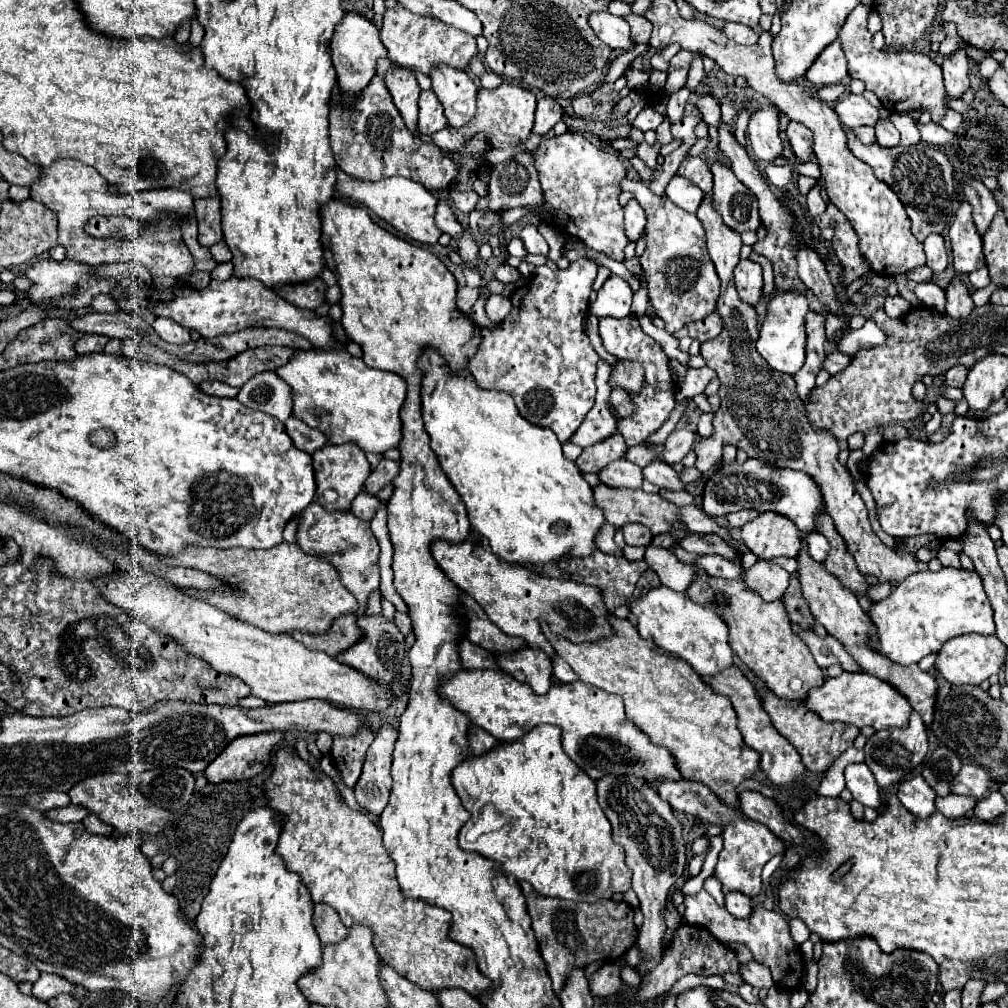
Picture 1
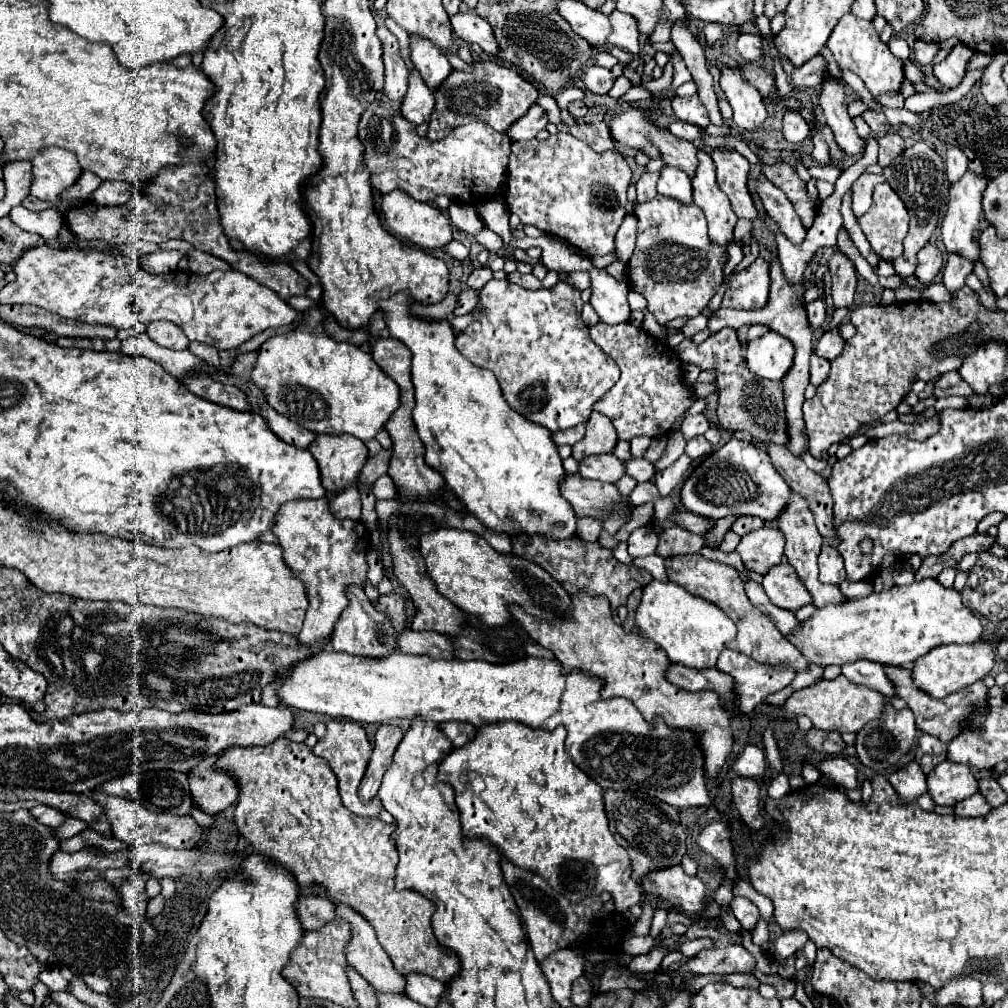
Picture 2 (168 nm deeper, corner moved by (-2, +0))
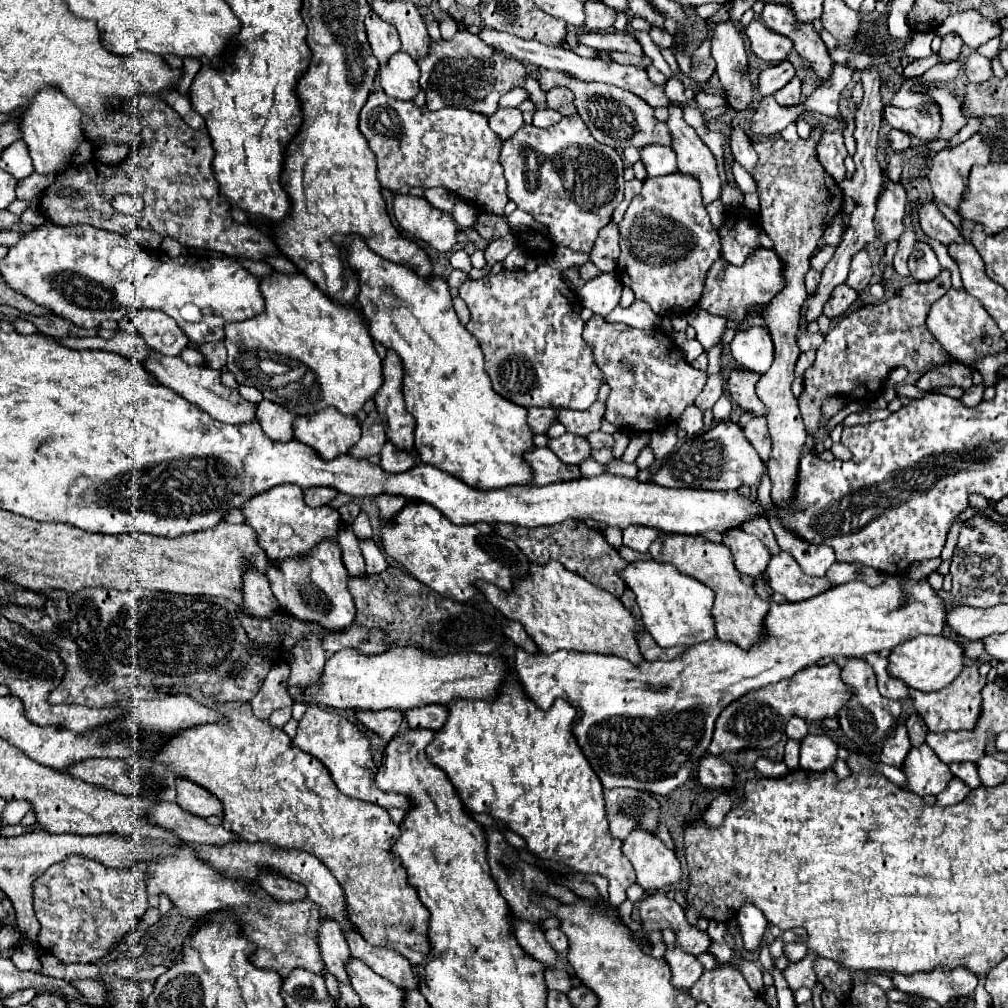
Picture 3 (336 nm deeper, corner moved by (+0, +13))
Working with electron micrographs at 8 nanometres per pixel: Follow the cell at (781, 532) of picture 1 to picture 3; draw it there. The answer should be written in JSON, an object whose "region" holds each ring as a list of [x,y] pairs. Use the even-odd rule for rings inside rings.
{"region":[[[731,529],[723,533],[723,545],[729,547],[729,551],[733,553],[735,569],[741,575],[749,575],[753,579],[765,571],[771,559],[767,547],[757,537],[745,533],[743,529]]]}

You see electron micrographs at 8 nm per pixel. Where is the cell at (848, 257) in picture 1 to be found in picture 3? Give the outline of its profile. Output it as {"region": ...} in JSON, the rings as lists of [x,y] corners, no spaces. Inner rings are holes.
{"region":[[[837,285],[831,299],[827,301],[825,309],[823,309],[823,315],[829,317],[829,319],[835,319],[835,317],[841,317],[849,307],[851,303],[857,299],[857,293],[855,289],[849,289],[847,285]]]}

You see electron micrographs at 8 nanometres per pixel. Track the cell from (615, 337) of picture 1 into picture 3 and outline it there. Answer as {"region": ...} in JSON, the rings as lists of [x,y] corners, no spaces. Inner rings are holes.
{"region":[[[593,315],[585,323],[583,339],[591,347],[597,367],[611,389],[605,419],[621,431],[631,429],[627,433],[639,435],[669,427],[695,401],[707,381],[707,373],[691,367],[683,355],[679,359],[679,349],[673,339],[659,327],[643,331],[627,323],[605,323],[603,317]]]}

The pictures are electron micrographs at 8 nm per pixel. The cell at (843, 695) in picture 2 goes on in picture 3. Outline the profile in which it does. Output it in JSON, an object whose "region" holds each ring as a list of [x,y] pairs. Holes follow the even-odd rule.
{"region":[[[835,663],[825,667],[811,665],[797,671],[793,677],[779,683],[757,689],[729,703],[715,721],[715,733],[709,747],[711,755],[721,755],[725,751],[741,749],[771,749],[783,737],[783,729],[791,717],[801,717],[805,721],[821,721],[825,717],[837,717],[837,711],[849,701],[851,693],[841,681],[841,669]]]}

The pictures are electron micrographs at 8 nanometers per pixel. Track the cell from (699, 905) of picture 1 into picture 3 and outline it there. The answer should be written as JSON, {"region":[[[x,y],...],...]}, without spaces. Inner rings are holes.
{"region":[[[633,829],[633,833],[623,839],[621,851],[635,867],[637,883],[645,891],[657,891],[667,885],[675,885],[683,877],[677,855],[645,829]]]}

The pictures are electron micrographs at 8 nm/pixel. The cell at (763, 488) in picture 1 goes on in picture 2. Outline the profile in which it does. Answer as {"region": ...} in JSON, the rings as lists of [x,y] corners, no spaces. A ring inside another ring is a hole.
{"region":[[[731,438],[709,458],[699,462],[681,490],[683,506],[711,520],[751,514],[769,522],[777,522],[783,506],[787,506],[787,500],[791,500],[791,488],[787,486],[785,478],[775,470],[775,466],[771,466],[767,450],[755,444],[739,442],[735,438]]]}

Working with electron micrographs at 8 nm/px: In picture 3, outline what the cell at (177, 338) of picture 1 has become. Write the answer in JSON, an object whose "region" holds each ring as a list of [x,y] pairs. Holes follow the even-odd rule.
{"region":[[[139,309],[129,313],[119,321],[119,329],[143,337],[143,341],[151,349],[157,349],[165,355],[179,355],[189,343],[189,339],[185,337],[185,333],[181,333],[177,323],[155,309]]]}

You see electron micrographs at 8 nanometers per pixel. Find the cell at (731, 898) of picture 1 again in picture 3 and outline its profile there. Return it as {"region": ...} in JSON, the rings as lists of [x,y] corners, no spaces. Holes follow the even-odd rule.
{"region":[[[745,903],[739,913],[737,913],[737,923],[739,923],[739,933],[743,939],[743,949],[747,953],[753,953],[761,947],[763,943],[763,933],[767,929],[767,921],[763,913],[759,913],[753,905]]]}

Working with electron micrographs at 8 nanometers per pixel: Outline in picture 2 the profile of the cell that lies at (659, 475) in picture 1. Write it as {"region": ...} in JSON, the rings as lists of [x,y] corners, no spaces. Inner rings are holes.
{"region":[[[633,458],[633,460],[625,462],[625,466],[627,466],[627,474],[633,476],[637,482],[647,482],[647,480],[655,478],[655,474],[657,474],[655,466],[651,462],[647,462],[645,458]]]}

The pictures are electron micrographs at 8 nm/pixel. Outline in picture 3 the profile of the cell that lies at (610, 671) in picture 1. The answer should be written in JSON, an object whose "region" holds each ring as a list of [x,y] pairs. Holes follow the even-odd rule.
{"region":[[[549,561],[545,565],[531,563],[527,577],[515,579],[515,589],[511,591],[501,591],[493,583],[485,581],[477,581],[475,587],[507,619],[519,621],[541,653],[549,655],[559,649],[573,649],[627,657],[635,665],[643,661],[635,641],[635,629],[639,627],[635,617],[617,597],[593,587],[593,583],[577,573],[567,571],[559,561]]]}

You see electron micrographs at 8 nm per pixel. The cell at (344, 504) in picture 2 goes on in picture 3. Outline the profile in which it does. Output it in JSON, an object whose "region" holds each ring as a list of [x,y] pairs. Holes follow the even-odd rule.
{"region":[[[331,487],[305,489],[305,503],[307,503],[309,507],[321,507],[321,505],[327,505],[335,495],[337,495],[337,491],[331,489]]]}

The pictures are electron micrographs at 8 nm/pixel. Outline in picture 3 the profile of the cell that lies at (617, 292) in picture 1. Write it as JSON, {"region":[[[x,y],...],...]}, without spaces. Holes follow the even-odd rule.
{"region":[[[603,273],[583,285],[583,289],[579,291],[579,299],[583,307],[605,317],[619,305],[621,289],[621,279],[615,273]]]}

